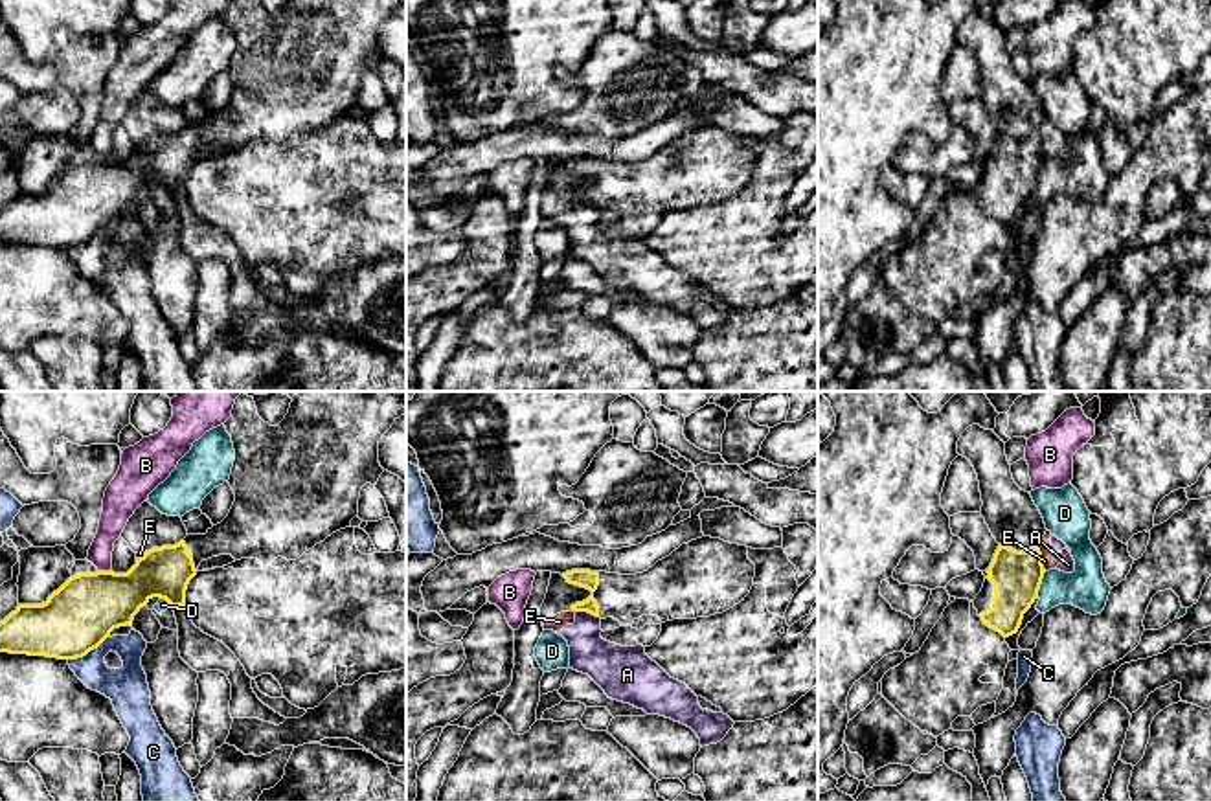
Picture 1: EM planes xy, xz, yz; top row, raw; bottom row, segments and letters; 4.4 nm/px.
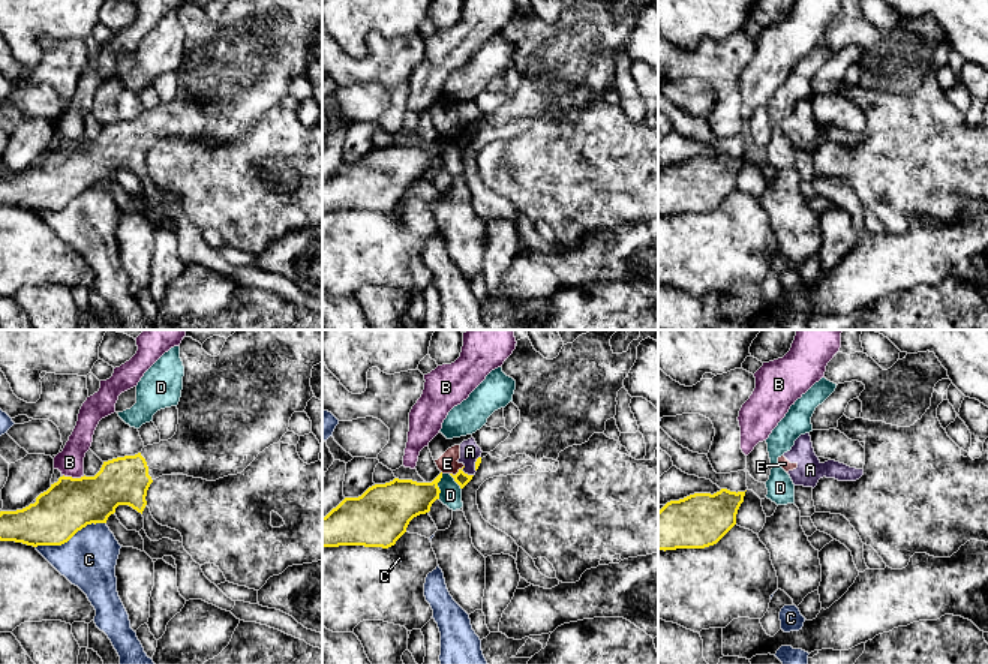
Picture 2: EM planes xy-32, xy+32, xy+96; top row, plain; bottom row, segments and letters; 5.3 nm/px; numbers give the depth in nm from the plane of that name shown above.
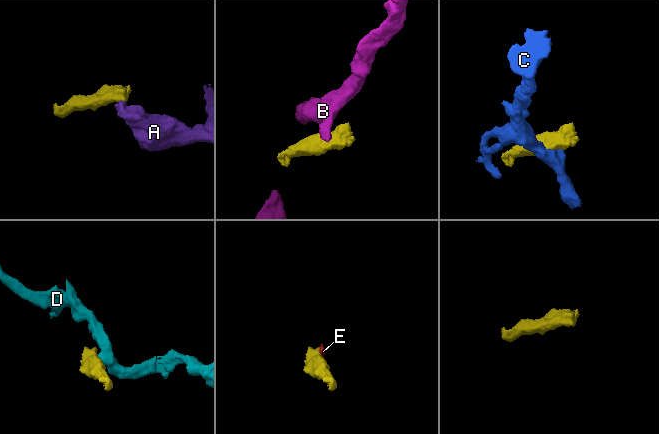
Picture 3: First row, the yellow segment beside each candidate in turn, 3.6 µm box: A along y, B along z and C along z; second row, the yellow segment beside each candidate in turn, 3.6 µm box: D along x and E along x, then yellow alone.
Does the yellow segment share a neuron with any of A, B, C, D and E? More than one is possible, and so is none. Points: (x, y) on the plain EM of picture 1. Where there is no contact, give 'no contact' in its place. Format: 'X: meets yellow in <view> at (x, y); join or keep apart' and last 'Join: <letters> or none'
A: meets yellow in xz at (587, 199); keep apart
B: meets yellow in xy at (105, 160); keep apart
C: meets yellow in xy at (87, 241); keep apart
D: meets yellow in yz at (1041, 171); keep apart
E: meets yellow in yz at (1041, 147); keep apart
Join: none

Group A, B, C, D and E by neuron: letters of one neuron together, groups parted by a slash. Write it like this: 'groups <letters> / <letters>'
groups A E / B / C / D

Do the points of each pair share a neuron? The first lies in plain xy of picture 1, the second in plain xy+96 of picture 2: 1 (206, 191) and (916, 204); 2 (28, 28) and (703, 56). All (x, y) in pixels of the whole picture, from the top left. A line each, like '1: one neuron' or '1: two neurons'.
1: one neuron
2: two neurons

